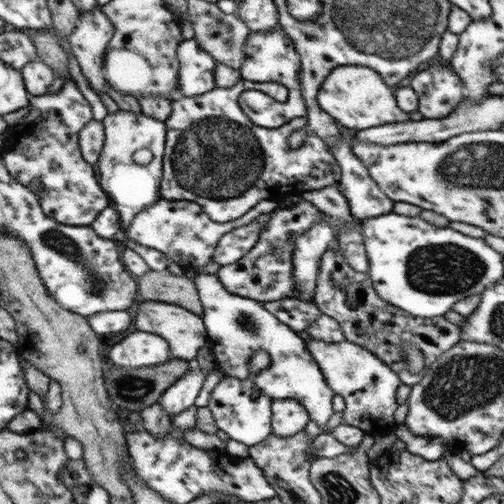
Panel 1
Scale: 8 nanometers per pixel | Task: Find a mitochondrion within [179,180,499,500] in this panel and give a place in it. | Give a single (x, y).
(428, 269)

